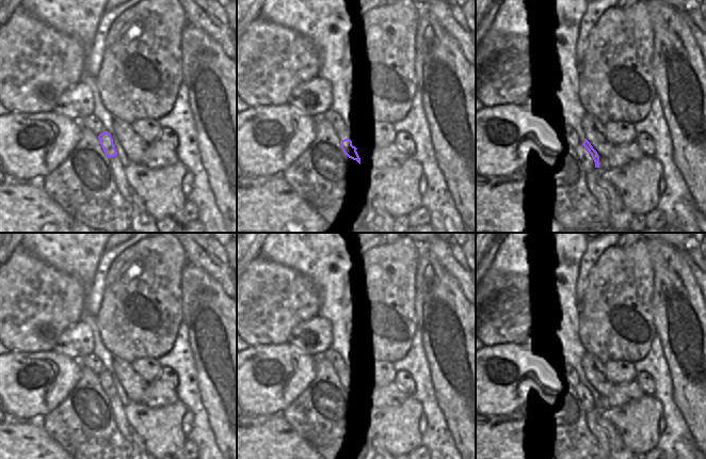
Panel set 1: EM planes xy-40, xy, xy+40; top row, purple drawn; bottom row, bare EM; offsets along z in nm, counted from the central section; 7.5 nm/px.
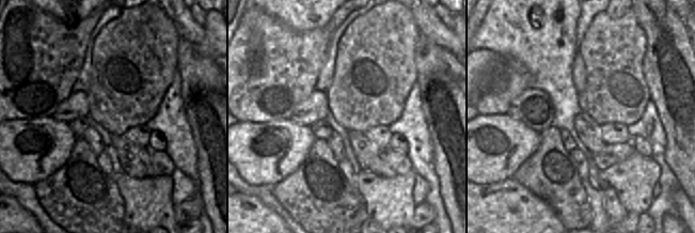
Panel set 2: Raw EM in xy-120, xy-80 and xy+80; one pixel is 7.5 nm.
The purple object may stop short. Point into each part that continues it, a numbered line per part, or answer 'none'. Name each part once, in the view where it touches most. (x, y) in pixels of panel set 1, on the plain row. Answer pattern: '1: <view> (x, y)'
1: xy+40 (589, 401)

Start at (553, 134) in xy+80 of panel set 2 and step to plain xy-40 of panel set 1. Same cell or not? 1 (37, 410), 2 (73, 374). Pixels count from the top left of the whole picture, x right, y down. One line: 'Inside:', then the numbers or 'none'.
Inside: none

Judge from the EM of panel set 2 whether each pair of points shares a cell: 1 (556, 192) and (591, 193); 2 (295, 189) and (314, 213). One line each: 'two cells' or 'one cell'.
1: two cells
2: one cell

